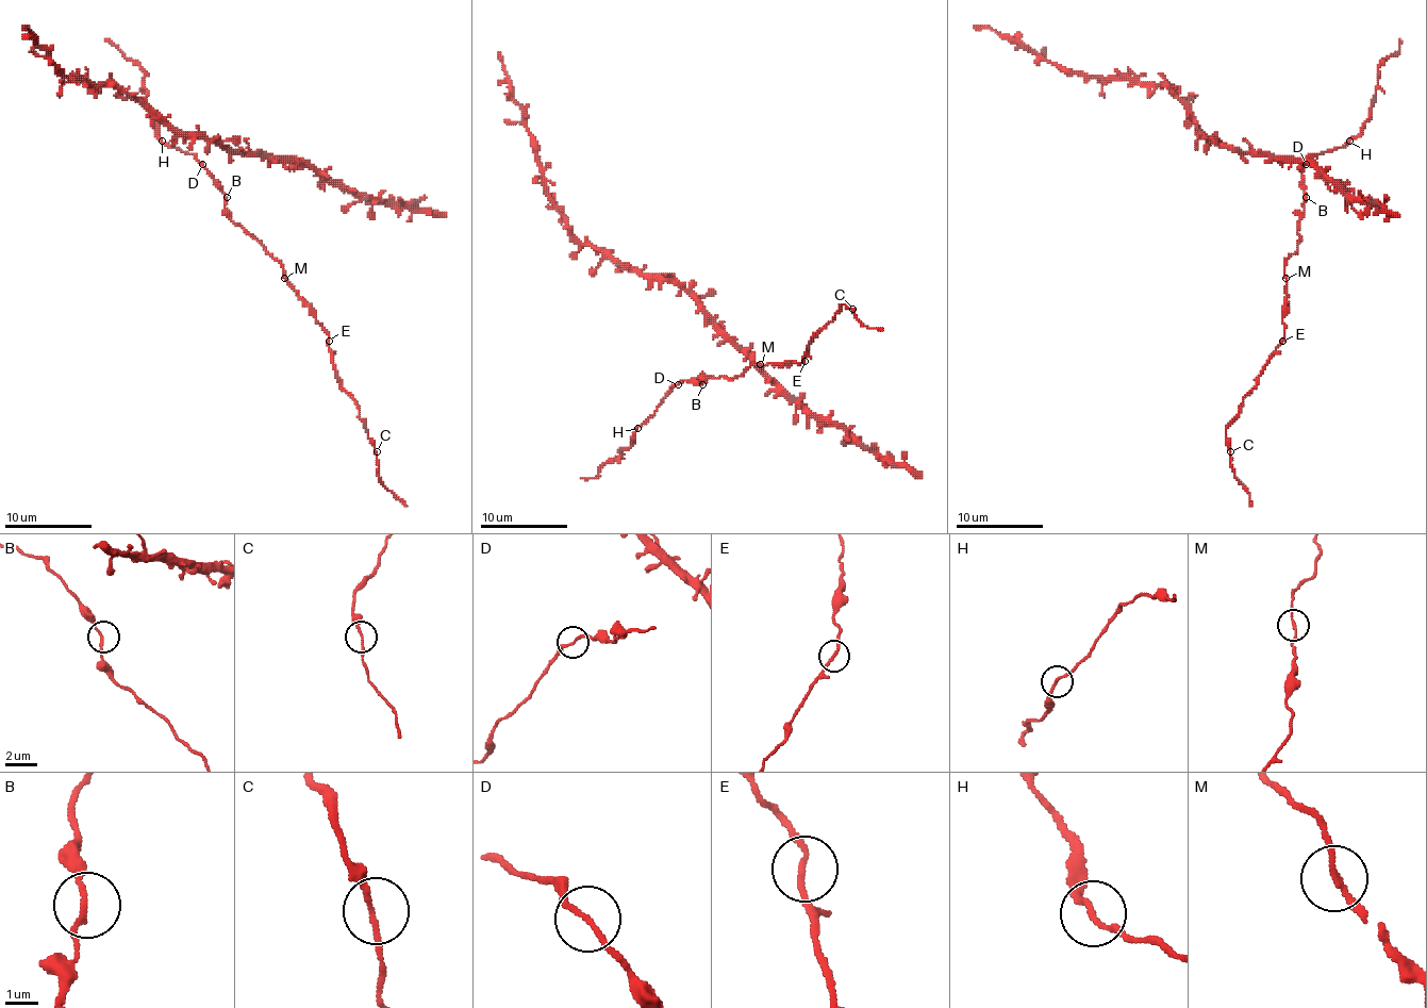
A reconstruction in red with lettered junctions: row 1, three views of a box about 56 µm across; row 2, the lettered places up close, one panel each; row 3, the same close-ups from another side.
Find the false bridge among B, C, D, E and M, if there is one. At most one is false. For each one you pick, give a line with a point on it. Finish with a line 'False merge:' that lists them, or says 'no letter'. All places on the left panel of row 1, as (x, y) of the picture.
False merge: no letter

